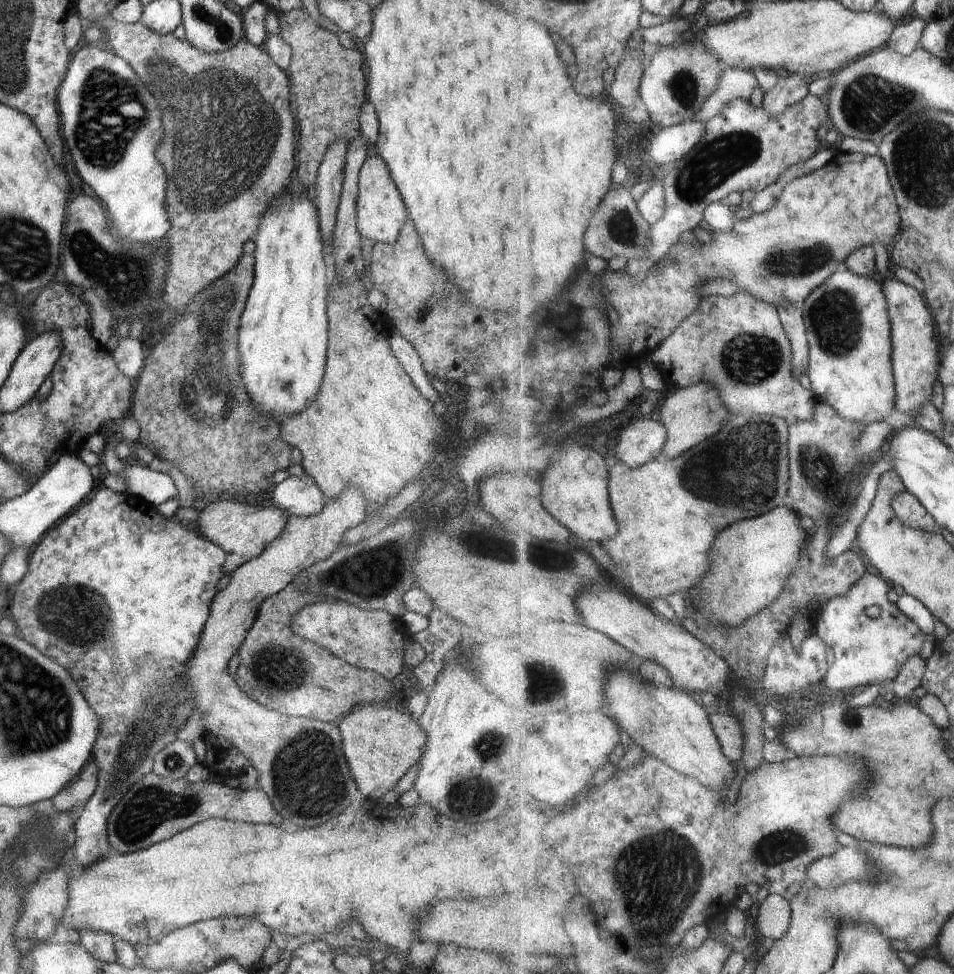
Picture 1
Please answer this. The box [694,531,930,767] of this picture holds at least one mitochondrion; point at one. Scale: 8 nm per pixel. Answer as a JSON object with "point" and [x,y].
{"point":[848,718]}

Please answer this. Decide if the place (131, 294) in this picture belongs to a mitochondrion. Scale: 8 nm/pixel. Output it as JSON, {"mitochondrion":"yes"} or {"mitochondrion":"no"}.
{"mitochondrion":"yes"}

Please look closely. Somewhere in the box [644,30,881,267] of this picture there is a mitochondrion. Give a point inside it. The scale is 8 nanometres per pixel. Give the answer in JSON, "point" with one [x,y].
{"point":[725,155]}

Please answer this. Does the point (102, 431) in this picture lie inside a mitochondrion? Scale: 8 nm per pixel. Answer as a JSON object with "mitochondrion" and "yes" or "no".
{"mitochondrion":"no"}

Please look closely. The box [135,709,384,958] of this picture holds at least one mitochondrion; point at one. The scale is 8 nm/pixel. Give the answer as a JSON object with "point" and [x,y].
{"point":[308,778]}

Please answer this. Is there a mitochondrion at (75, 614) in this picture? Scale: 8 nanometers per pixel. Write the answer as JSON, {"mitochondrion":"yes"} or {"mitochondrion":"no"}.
{"mitochondrion":"yes"}

